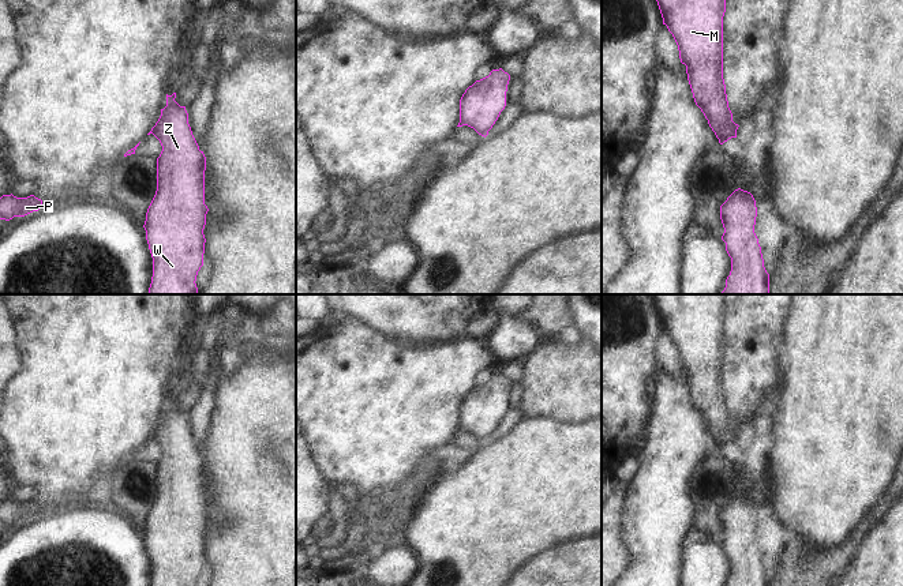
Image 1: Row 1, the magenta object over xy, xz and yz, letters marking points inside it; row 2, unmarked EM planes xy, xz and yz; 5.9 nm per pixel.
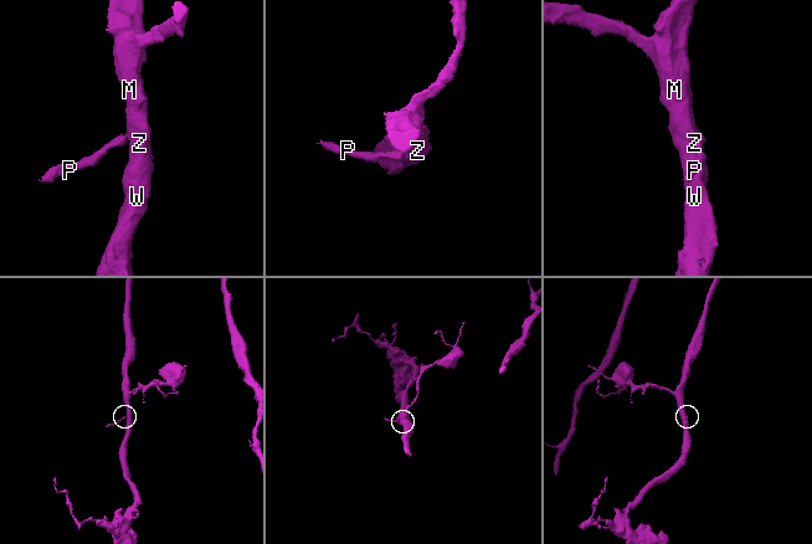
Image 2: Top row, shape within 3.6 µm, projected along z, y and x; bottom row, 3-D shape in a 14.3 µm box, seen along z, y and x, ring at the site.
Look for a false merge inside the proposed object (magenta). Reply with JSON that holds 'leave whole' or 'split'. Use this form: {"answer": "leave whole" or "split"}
{"answer": "split"}

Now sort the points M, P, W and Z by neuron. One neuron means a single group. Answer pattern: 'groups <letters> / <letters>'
groups M W Z / P

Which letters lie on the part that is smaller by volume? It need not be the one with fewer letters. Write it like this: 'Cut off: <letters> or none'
Cut off: P

